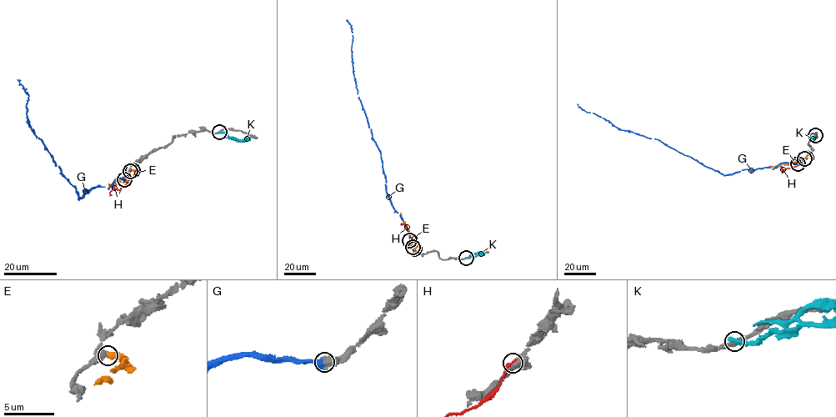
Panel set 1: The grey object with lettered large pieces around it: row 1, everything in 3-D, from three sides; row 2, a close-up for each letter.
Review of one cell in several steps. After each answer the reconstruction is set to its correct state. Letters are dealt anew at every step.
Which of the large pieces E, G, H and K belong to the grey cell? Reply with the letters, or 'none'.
G

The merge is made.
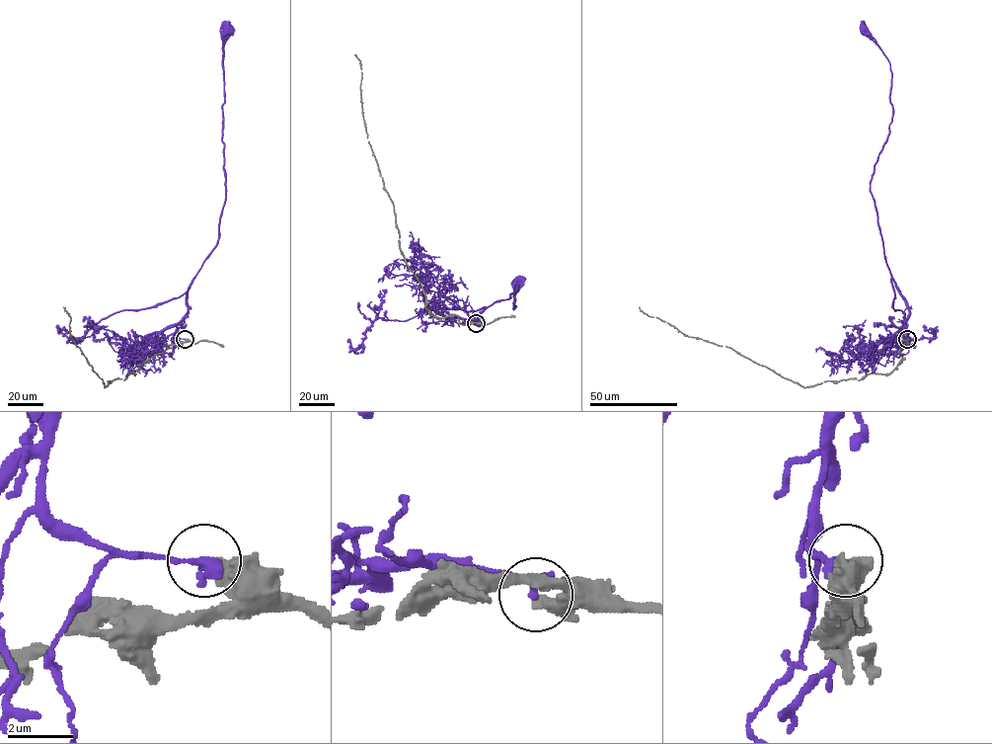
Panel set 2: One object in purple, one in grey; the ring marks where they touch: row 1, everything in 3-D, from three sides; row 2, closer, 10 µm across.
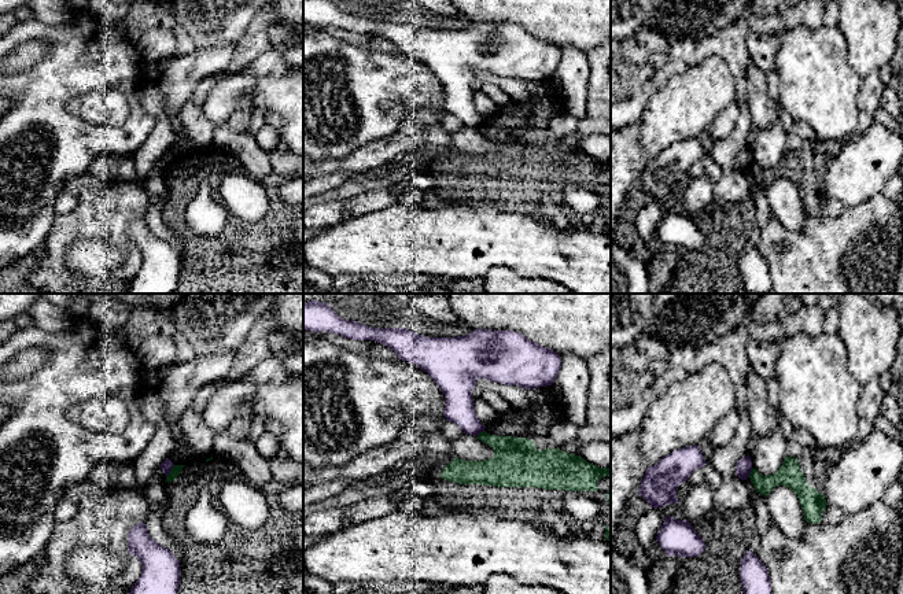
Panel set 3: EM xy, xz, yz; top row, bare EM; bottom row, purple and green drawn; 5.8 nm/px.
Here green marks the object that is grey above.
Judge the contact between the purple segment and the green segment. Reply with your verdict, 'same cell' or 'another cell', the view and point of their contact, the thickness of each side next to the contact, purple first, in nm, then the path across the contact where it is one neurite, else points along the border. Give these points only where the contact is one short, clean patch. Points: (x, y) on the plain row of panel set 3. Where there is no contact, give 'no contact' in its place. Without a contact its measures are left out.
another cell | xy (169, 165) | 70/60 nm | along xy (174, 158), (166, 170)

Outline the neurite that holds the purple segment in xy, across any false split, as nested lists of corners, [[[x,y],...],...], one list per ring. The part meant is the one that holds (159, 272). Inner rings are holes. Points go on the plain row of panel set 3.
[[[137,215],[129,224],[128,240],[143,257],[141,268],[130,281],[129,294],[172,294],[181,268],[176,248],[150,229],[144,215]]]

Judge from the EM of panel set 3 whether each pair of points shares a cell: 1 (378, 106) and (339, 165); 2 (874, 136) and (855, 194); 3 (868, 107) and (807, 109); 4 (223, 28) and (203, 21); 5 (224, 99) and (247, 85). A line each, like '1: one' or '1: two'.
1: two
2: one
3: two
4: one
5: one

